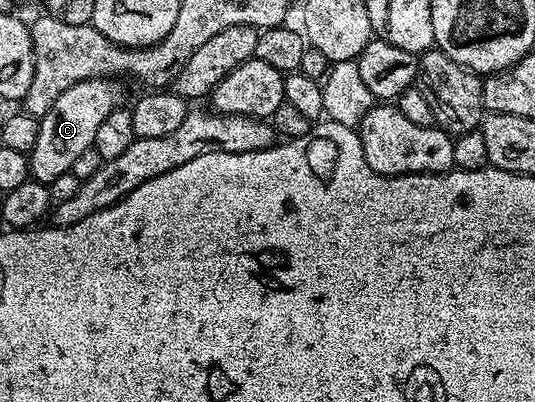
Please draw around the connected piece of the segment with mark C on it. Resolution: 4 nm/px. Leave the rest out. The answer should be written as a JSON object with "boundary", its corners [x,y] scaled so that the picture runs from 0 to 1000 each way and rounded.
{"boundary":[[[163,197],[136,211],[136,221],[121,221],[121,231],[99,251],[95,269],[73,296],[69,351],[54,381],[56,443],[92,460],[107,440],[131,428],[136,400],[144,400],[150,381],[178,363],[189,301],[196,301],[196,291],[224,264],[222,221],[213,206],[207,197]]]}

